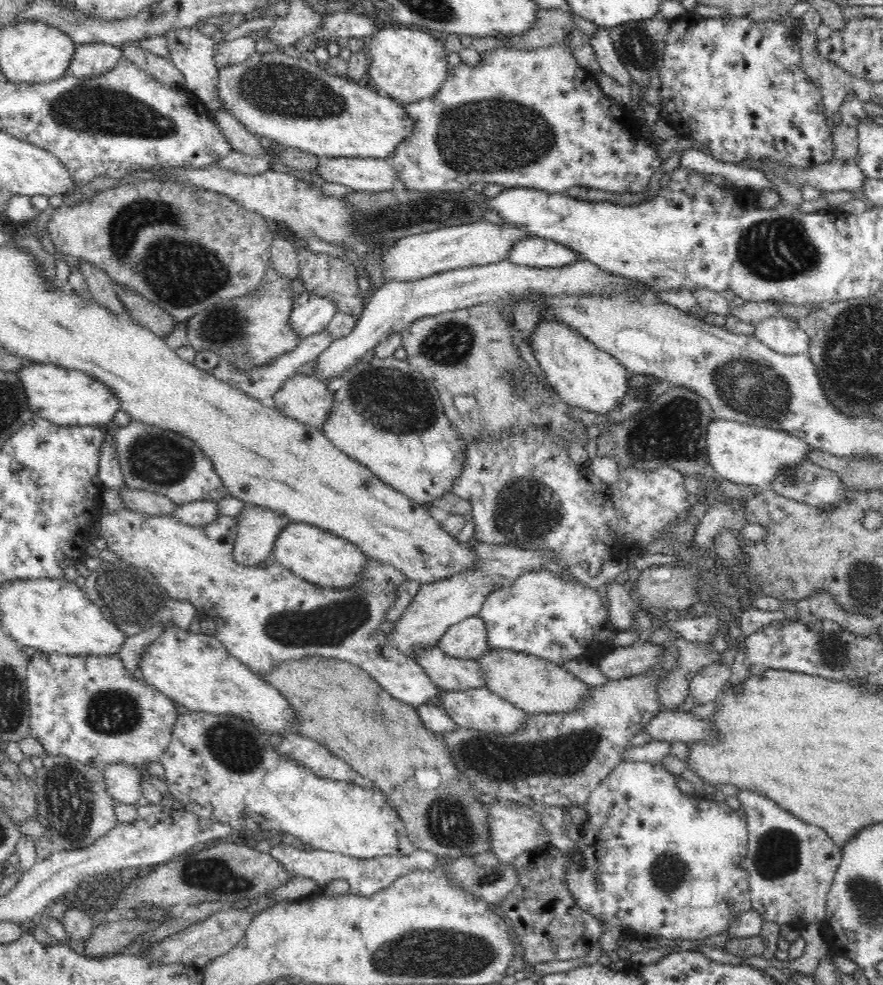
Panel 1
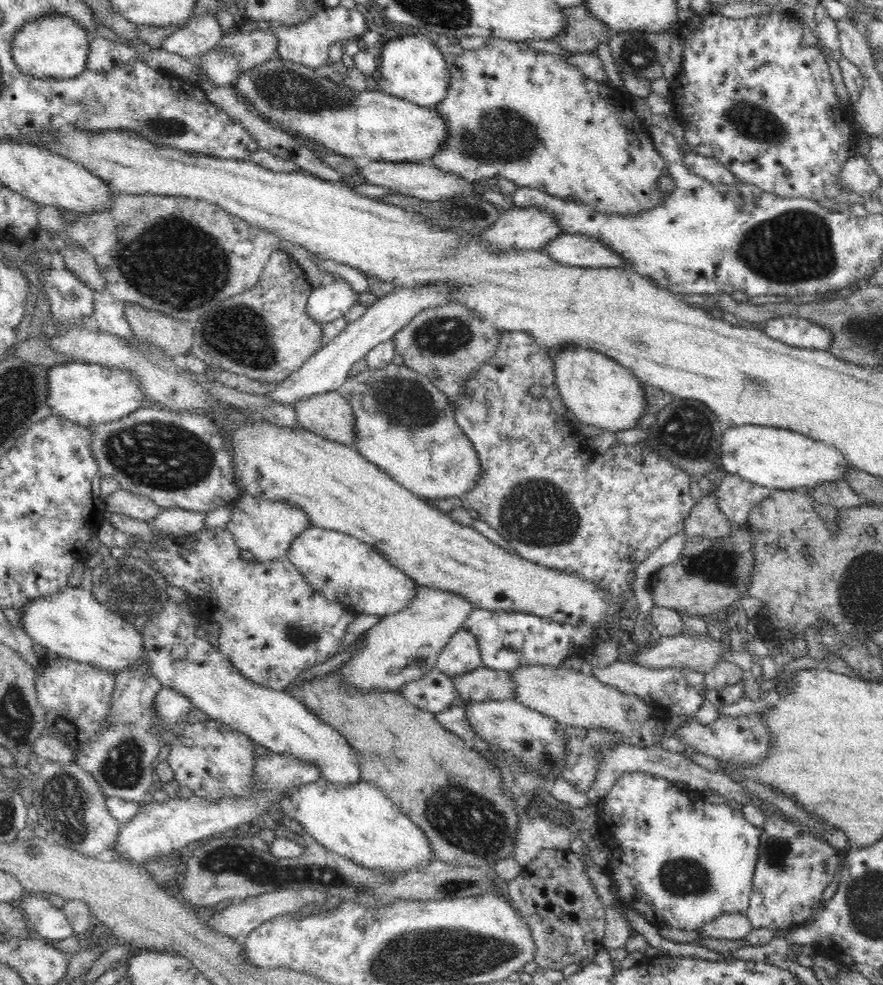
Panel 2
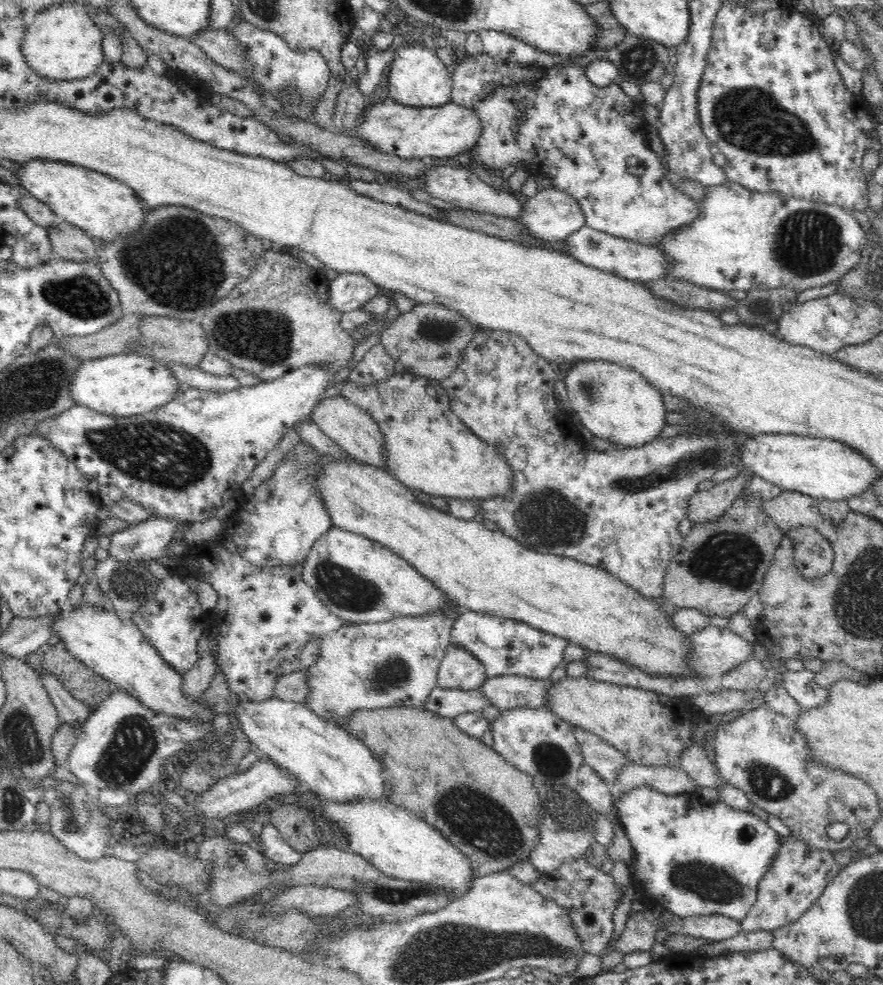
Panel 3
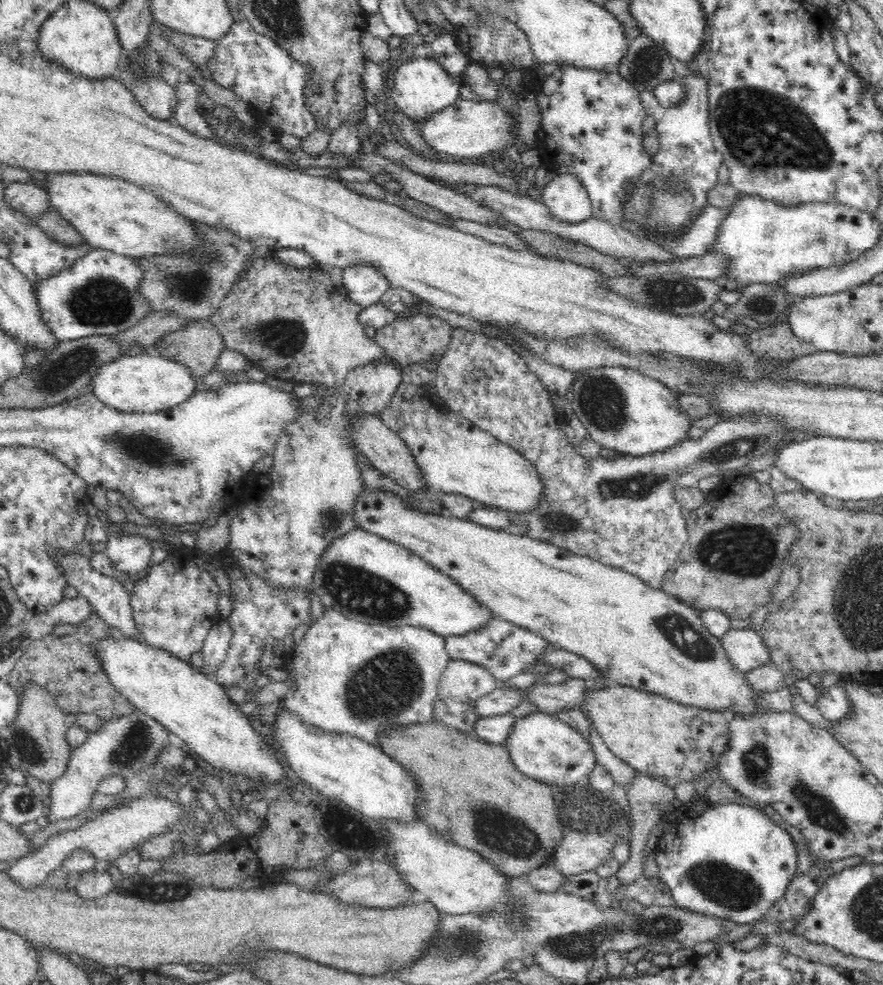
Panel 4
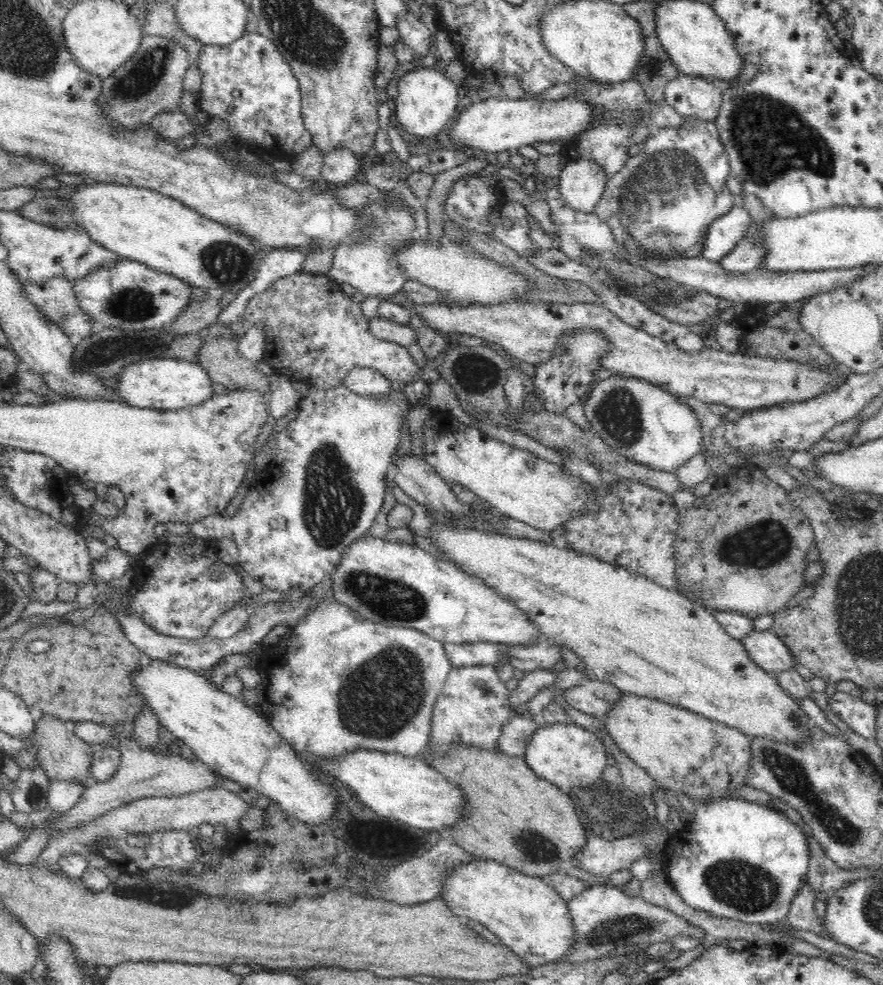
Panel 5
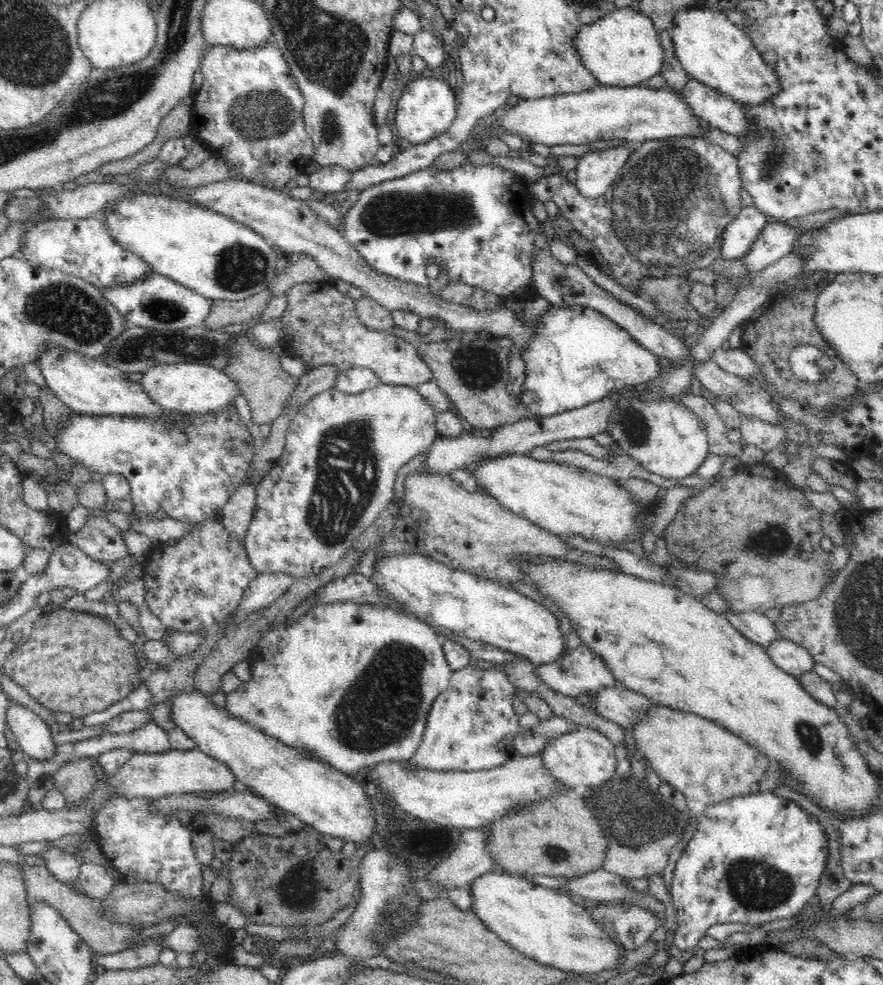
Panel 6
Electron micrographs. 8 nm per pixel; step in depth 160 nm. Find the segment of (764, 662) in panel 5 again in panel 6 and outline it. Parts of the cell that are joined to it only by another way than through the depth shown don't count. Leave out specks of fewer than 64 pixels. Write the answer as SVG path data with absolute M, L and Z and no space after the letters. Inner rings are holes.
M784 637L774 639L772 643L767 644L766 649L770 659L786 674L797 677L814 668L815 662L810 653L799 644Z

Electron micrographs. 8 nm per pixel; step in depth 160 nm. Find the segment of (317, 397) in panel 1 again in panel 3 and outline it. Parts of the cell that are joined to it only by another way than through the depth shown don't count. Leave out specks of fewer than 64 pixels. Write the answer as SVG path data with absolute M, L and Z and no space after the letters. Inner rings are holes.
M341 395L332 396L332 398L326 398L318 403L309 419L312 423L317 424L320 431L324 432L330 440L338 444L338 447L342 447L352 459L385 468L384 435L374 419L356 404L350 403Z

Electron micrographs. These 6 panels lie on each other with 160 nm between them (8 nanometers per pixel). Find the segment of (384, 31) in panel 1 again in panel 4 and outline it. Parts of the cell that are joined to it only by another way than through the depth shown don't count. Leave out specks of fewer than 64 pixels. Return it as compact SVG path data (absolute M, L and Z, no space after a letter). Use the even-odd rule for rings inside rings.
M416 57L397 68L390 90L397 109L413 122L419 123L433 115L433 112L438 112L462 98L465 88L462 82L456 81L445 71L439 63L439 57Z

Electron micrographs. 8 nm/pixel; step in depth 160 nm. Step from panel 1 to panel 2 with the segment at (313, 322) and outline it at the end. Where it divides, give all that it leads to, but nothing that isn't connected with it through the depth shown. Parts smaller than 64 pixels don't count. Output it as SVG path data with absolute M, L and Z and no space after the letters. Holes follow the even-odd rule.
M346 280L328 282L313 288L306 303L309 318L326 324L342 318L351 306L358 304L358 292L354 292Z

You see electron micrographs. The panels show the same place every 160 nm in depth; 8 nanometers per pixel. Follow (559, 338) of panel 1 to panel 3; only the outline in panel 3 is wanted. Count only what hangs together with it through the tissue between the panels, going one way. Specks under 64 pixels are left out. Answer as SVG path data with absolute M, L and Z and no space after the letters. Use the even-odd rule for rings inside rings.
M580 359L562 368L561 379L566 383L568 399L584 428L600 439L618 446L640 448L659 439L667 424L663 393L654 389L636 371L603 360Z

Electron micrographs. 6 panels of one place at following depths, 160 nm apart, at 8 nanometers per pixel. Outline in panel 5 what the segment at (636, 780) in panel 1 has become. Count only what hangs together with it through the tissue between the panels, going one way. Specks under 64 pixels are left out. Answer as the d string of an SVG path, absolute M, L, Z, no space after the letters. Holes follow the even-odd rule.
M724 798L715 801L698 802L695 810L694 820L686 824L676 834L670 836L665 844L664 852L661 856L663 862L664 874L669 879L672 887L684 899L684 902L700 912L708 912L712 916L718 916L722 919L741 920L754 924L772 924L776 921L784 921L789 914L789 906L791 898L794 898L800 892L804 884L808 884L807 874L810 867L810 847L808 847L807 838L802 829L794 824L792 820L788 820L785 814L772 810L767 806L760 806L757 802L750 802L745 798Z

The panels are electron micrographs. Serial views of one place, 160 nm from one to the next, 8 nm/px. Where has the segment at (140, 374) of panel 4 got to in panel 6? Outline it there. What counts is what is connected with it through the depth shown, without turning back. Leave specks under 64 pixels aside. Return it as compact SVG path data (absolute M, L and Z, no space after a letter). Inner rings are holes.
M157 364L143 373L140 385L158 407L170 412L195 415L218 412L222 408L235 406L236 398L242 396L238 385L232 382L228 374L203 364Z

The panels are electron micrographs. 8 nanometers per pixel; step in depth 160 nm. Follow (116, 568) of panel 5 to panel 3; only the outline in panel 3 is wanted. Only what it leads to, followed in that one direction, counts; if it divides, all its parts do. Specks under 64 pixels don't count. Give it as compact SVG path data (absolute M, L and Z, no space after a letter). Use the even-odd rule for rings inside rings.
M151 516L147 520L129 525L126 529L116 531L109 536L111 545L108 552L110 556L119 561L160 561L162 556L166 556L168 543L174 539L174 534L176 534L176 530L180 526L182 526L182 522L173 520L172 518Z

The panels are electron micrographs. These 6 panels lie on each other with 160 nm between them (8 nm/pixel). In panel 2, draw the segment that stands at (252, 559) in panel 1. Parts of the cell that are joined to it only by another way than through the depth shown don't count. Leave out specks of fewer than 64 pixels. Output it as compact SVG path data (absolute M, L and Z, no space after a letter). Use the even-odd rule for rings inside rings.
M240 495L233 503L232 520L228 524L236 545L242 550L248 550L256 556L258 562L275 561L284 557L290 543L305 528L312 526L308 515L294 505L280 502L280 500L264 500L257 496Z

